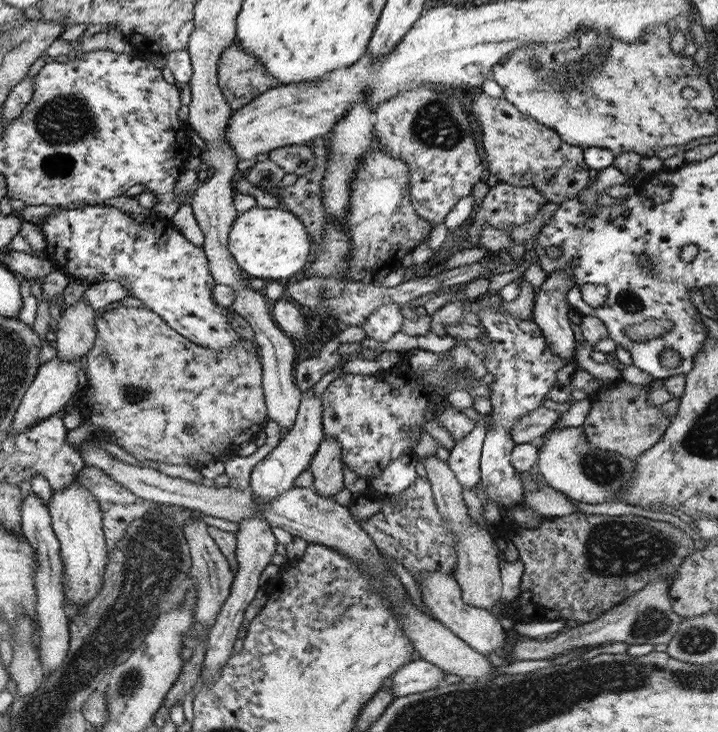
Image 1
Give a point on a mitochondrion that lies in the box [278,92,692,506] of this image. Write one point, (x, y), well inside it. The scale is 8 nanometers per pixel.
(604, 470)

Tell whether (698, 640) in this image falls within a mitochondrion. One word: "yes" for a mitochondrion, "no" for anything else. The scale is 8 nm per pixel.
yes

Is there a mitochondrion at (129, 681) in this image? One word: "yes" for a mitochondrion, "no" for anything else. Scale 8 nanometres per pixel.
yes

